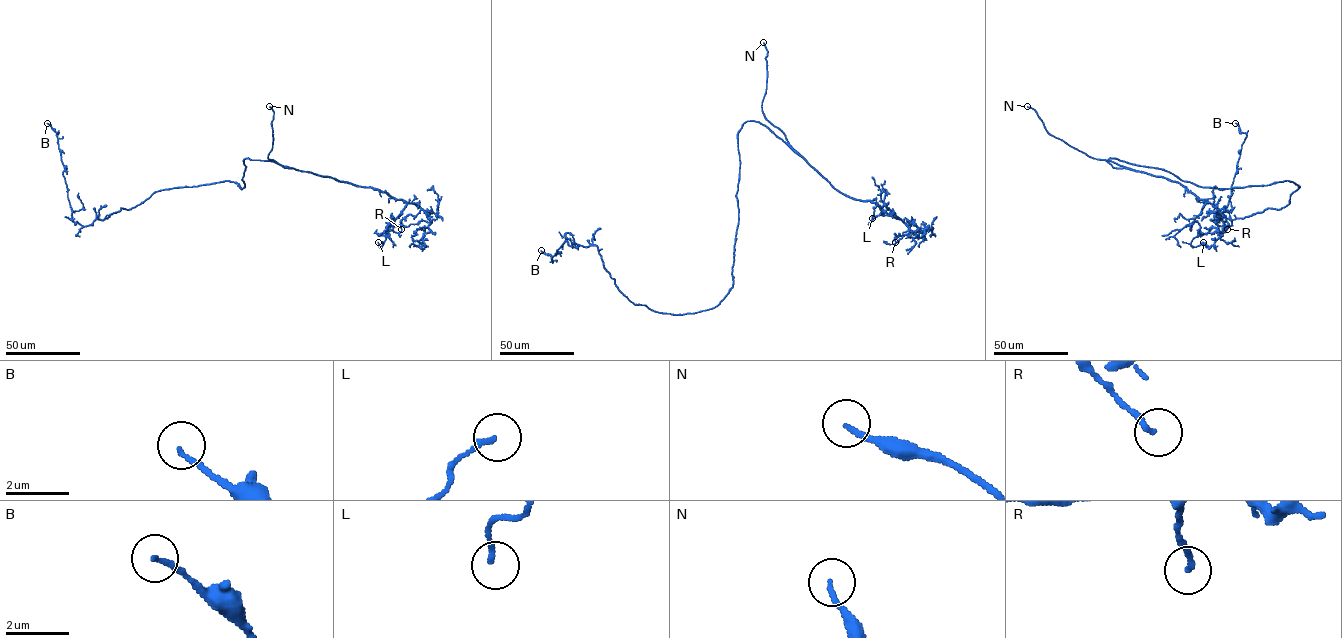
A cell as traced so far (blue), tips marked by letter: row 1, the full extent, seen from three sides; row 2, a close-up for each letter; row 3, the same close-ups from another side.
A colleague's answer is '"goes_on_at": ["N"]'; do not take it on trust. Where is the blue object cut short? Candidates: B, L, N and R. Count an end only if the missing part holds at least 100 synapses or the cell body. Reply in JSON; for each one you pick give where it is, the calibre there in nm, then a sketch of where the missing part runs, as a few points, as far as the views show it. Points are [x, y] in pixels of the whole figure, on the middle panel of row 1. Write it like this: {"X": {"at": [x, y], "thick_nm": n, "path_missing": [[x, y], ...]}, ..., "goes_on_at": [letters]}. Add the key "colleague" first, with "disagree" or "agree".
{"colleague": "agree", "N": {"at": [763, 42], "thick_nm": 170}, "goes_on_at": ["N"]}

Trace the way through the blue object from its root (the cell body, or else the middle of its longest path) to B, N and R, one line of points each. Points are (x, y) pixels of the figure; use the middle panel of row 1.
B: (737, 226), (733, 286), (714, 307), (692, 313), (634, 304), (596, 246), (565, 237), (551, 261), (541, 250)
N: (737, 226), (738, 131), (747, 121), (759, 121), (789, 145), (762, 110), (768, 53), (763, 42)
R: (737, 226), (737, 133), (744, 123), (755, 121), (834, 188), (877, 204), (915, 231), (895, 235), (895, 242)

